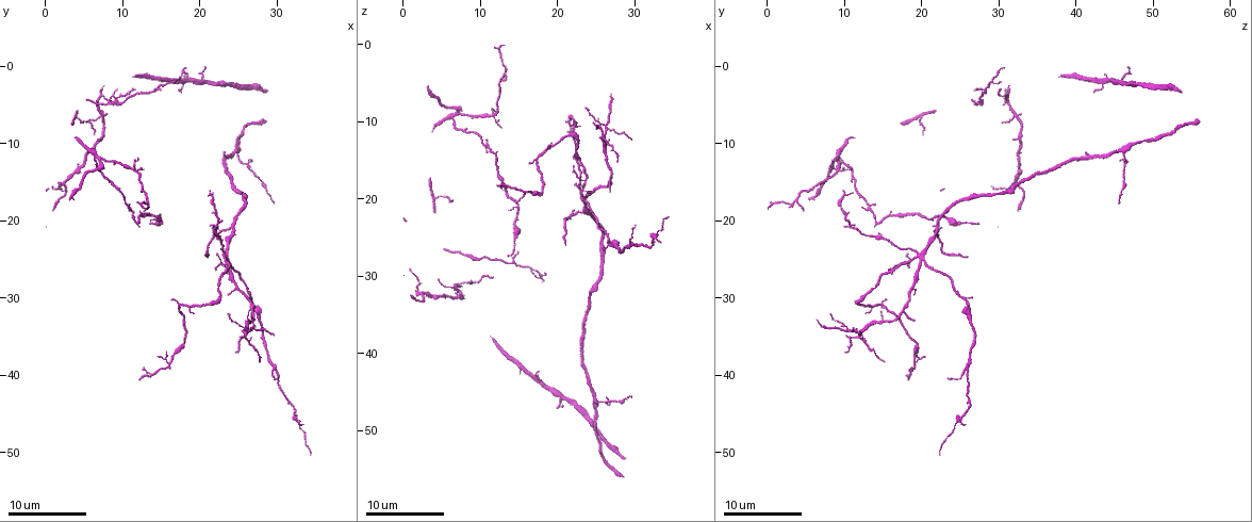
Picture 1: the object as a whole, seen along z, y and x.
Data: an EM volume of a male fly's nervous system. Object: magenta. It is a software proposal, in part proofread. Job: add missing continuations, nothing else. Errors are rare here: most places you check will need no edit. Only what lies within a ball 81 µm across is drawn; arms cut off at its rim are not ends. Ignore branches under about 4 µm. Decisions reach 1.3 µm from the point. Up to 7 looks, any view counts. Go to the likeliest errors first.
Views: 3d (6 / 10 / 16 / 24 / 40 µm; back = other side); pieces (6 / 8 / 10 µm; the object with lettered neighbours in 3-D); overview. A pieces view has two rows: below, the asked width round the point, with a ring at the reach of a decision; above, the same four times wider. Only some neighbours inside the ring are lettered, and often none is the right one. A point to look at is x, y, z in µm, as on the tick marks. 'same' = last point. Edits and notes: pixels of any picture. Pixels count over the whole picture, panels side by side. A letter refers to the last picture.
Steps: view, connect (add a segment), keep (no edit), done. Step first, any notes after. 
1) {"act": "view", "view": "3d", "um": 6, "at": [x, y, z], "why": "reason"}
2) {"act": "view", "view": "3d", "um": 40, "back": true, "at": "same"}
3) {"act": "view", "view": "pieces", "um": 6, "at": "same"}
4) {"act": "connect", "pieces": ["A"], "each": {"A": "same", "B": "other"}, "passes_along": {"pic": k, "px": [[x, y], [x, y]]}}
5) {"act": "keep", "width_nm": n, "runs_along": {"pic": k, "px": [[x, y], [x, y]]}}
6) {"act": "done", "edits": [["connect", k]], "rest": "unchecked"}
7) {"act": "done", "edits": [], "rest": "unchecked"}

{"act": "view", "view": "pieces", "um": 10, "at": [12.0, 40.5, 18.0], "why": "thin end"}

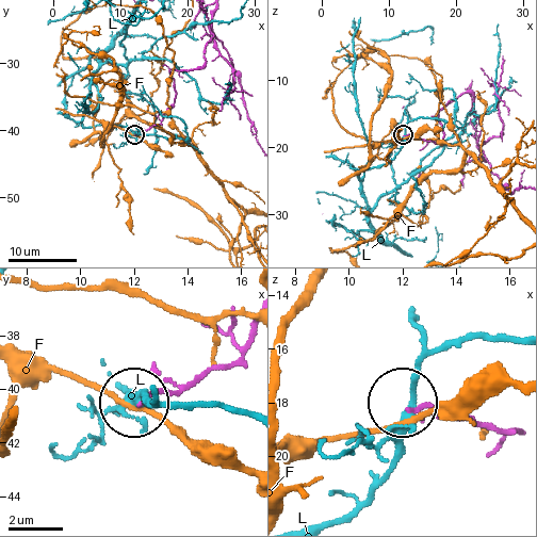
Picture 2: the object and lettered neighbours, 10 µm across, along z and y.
{"act": "keep", "each": {"F": "other", "L": "other"}, "found": "no lettered segment goes on from it"}

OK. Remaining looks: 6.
{"act": "view", "view": "pieces", "um": 8, "at": [13.0, 18.0, 0.0], "why": "an open end"}

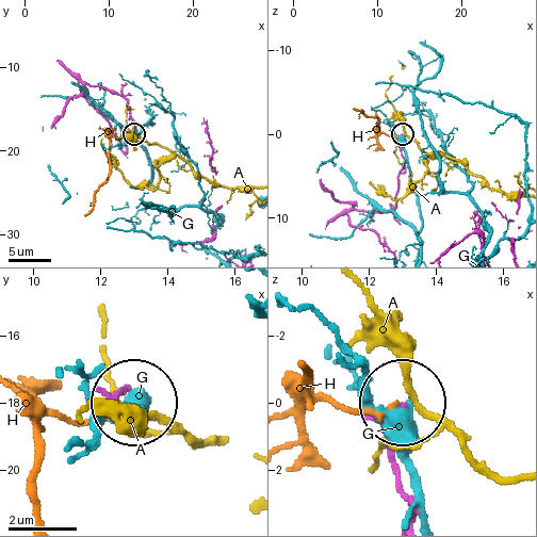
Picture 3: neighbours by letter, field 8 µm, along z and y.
{"act": "keep", "each": {"A": "other", "G": "other", "H": "other"}, "found": "no lettered segment goes on from it"}

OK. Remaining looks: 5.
{"act": "view", "view": "pieces", "um": 6, "at": [21.0, 25.0, 25.5], "why": "tapers out"}

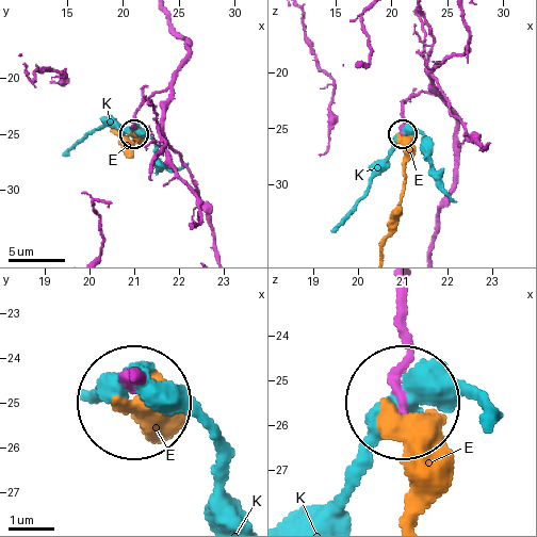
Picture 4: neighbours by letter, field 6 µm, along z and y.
{"act": "keep", "width_nm": 110, "each": {"E": "other", "K": "other"}, "found": "none of them fits"}

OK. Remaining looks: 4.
{"act": "done", "edits": [], "rest": "unchecked"}

